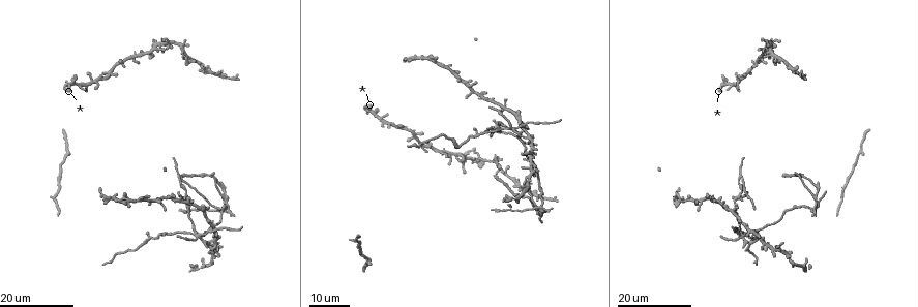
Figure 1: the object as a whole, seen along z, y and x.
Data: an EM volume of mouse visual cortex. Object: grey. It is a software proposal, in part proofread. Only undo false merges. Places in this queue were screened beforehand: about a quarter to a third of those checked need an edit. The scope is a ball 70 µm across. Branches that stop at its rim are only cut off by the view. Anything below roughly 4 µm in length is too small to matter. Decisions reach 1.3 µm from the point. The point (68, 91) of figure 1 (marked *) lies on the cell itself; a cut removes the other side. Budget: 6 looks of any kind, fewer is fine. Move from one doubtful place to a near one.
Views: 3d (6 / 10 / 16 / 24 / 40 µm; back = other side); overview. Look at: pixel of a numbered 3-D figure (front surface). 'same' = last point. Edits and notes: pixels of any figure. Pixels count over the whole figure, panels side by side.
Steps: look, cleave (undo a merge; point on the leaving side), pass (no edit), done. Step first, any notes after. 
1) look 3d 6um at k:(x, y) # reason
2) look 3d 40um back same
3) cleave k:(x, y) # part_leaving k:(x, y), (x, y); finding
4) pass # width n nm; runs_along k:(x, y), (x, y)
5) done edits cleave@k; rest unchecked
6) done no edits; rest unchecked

look 3d 24um at 1:(223, 78) # small branch off a trunk

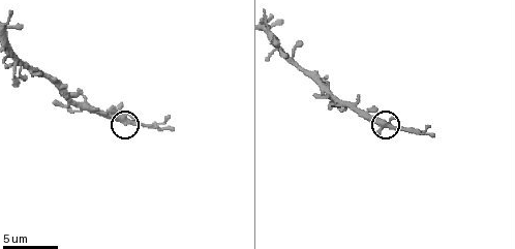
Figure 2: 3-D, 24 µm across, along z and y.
look 3d 10um at 2:(385, 124)

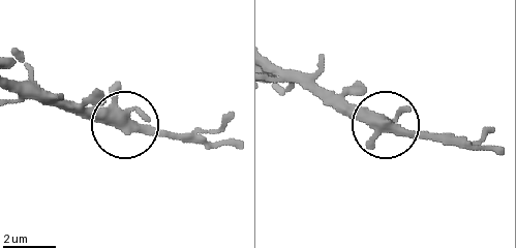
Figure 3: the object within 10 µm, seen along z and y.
pass # width 310 nm; all the same cell

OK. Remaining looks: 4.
look 3d 16um at 1:(196, 233) # thin arm on a thick one

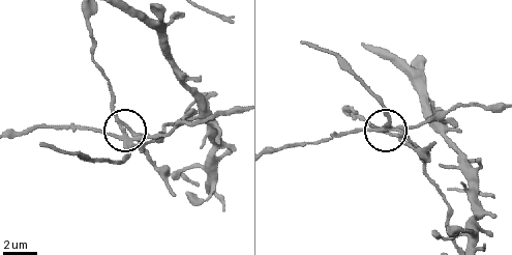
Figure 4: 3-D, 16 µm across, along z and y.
look 3d 6um at 4:(384, 127)

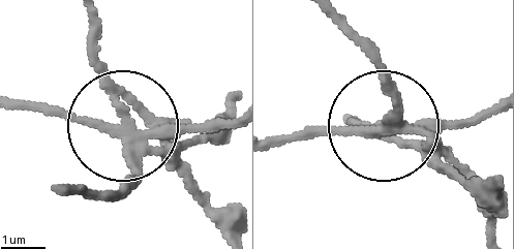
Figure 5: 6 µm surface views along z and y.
cleave 5:(128, 187) # arms 3; part_leaving 5:(134, 134), (187, 142), (232, 100); two cells meet here

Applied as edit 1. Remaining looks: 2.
look 3d 16um at 1:(457, 148) # three-way junction

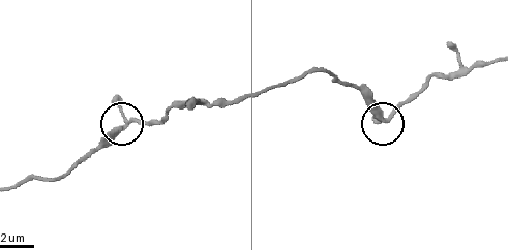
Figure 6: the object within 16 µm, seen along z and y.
look 3d 6um at 6:(386, 120)

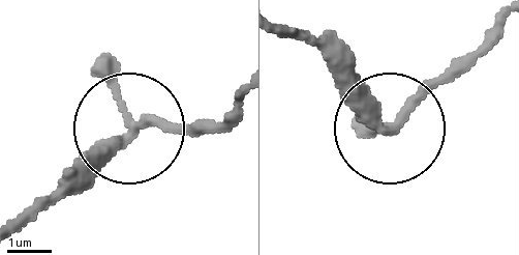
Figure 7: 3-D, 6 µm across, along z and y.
pass # arms 3; all the same cell

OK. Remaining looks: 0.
done edits cleave@5; rest unchecked

